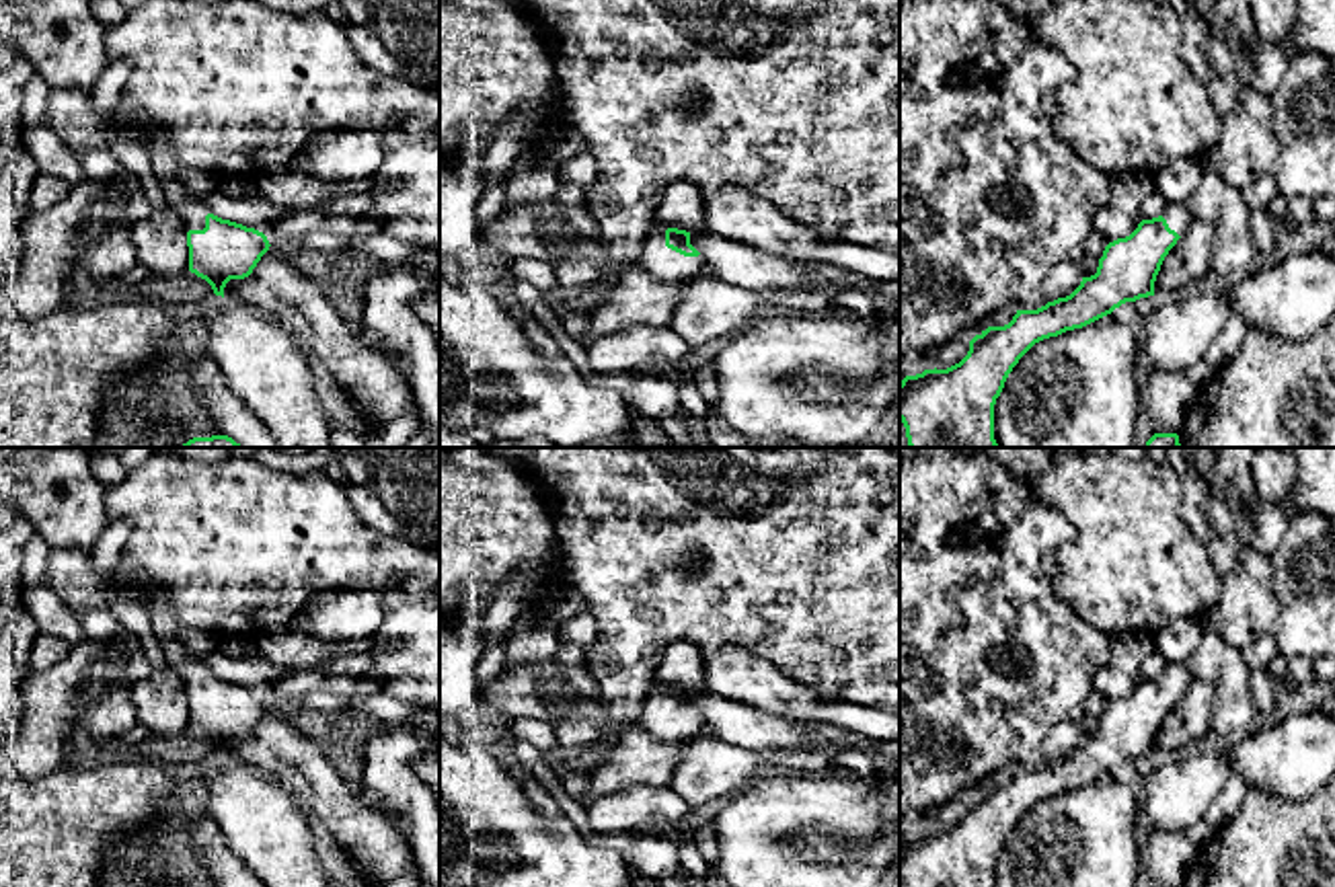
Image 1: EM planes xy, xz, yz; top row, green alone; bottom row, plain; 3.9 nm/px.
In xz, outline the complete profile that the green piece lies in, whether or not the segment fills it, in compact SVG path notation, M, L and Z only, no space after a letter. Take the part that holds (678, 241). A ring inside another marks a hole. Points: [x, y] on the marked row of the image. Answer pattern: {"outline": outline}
{"outline": "M653 226L645 236L637 265L647 273L680 281L702 275L702 257L690 244L690 232Z"}

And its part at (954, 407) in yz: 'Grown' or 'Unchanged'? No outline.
Grown

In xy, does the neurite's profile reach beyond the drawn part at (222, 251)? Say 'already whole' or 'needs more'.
needs more

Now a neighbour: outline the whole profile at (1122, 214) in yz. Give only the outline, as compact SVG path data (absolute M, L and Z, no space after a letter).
M1136 175L1111 177L1107 205L1095 216L1093 230L1101 234L1107 244L1130 236L1144 220L1140 203L1148 191L1148 179Z

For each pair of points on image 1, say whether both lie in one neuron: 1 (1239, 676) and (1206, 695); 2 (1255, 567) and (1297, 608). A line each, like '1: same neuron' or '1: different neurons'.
1: different neurons
2: different neurons

